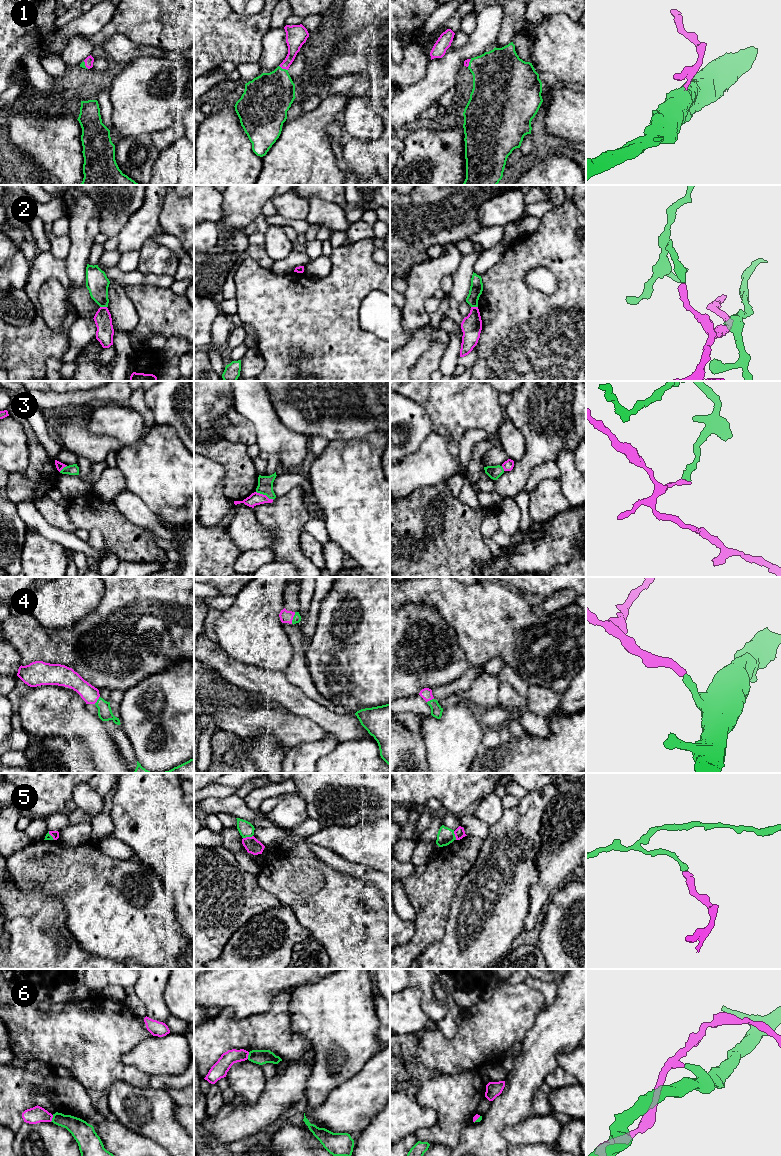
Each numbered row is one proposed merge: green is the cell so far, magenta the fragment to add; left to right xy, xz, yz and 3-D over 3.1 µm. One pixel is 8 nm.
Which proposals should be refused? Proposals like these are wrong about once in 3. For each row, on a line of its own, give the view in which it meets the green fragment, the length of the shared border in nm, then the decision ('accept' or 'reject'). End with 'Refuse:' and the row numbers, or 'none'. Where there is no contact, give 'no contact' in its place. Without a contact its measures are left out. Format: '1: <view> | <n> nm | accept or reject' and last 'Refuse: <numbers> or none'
1: xz | 80 nm | accept
2: xy | 60 nm | reject
3: xz | 160 nm | reject
4: xz | 100 nm | accept
5: xz | 80 nm | reject
6: xy | 60 nm | reject
Refuse: 2, 3, 5, 6

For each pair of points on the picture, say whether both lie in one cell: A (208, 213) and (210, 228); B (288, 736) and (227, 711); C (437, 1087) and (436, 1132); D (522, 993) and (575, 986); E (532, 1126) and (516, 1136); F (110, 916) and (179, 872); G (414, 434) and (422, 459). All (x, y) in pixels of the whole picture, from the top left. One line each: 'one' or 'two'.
A: two
B: one
C: one
D: two
E: one
F: two
G: two

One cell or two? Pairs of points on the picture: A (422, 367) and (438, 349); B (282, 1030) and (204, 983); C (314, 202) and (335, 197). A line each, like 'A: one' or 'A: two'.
A: one
B: two
C: two

